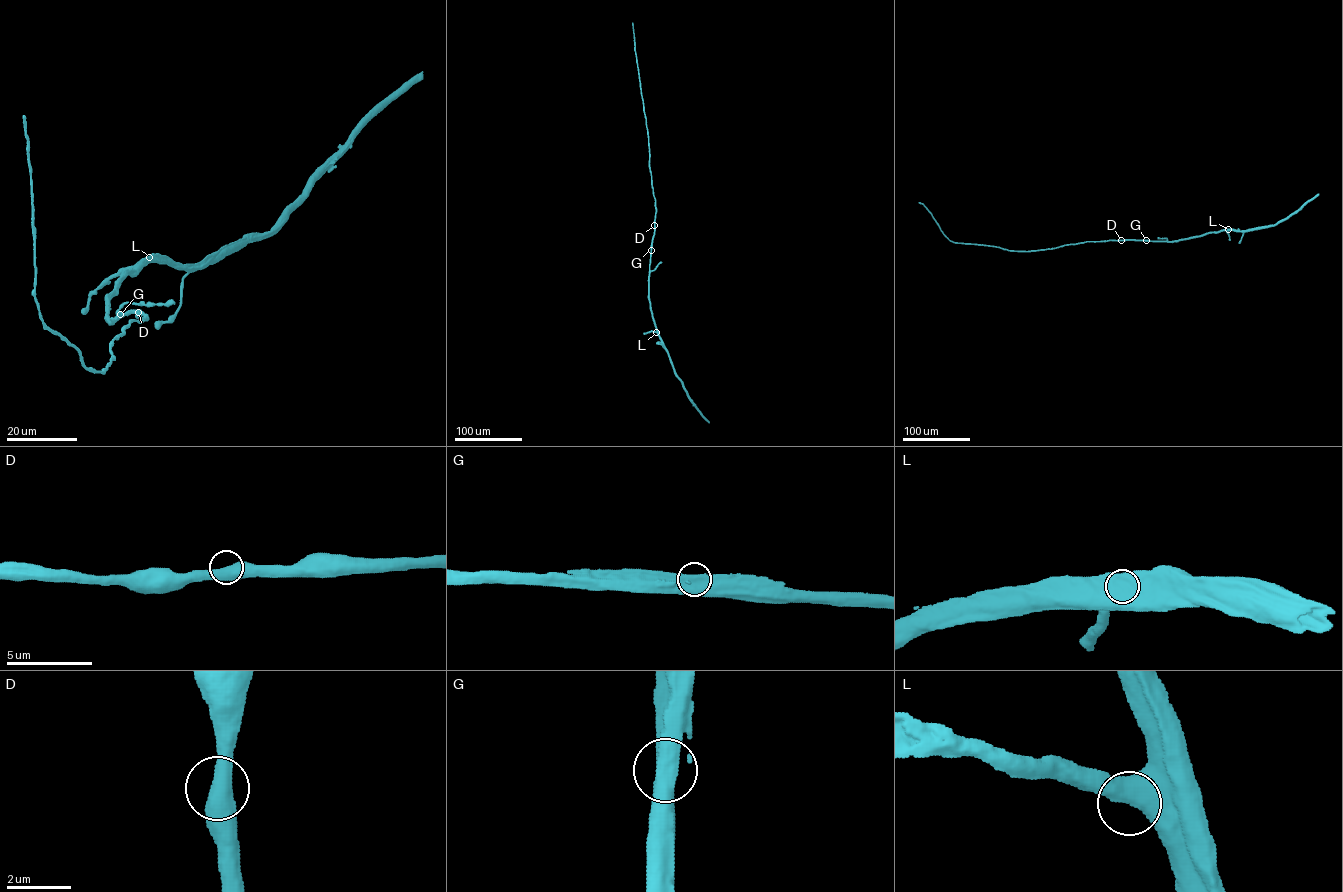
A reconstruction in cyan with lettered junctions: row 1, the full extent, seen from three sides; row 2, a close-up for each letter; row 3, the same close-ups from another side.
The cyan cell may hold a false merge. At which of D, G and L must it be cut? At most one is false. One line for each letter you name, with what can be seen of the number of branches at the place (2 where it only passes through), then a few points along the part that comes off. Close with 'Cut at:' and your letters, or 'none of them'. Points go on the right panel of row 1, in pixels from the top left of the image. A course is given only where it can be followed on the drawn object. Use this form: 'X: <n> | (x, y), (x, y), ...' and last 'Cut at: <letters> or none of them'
G: 2
Cut at: G

